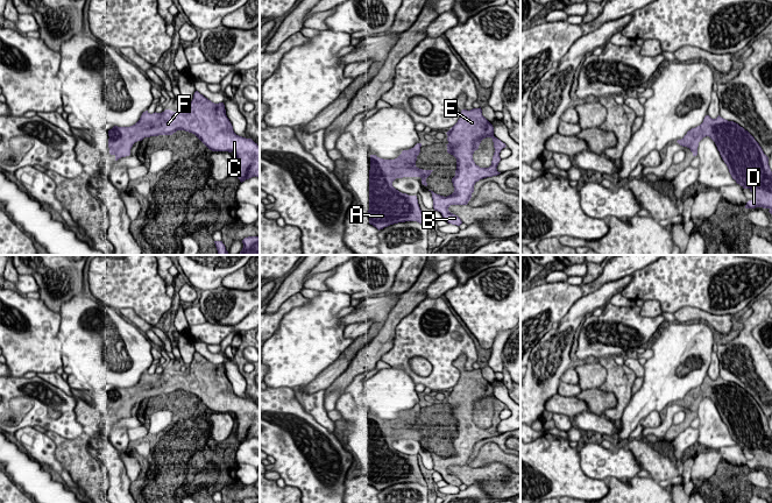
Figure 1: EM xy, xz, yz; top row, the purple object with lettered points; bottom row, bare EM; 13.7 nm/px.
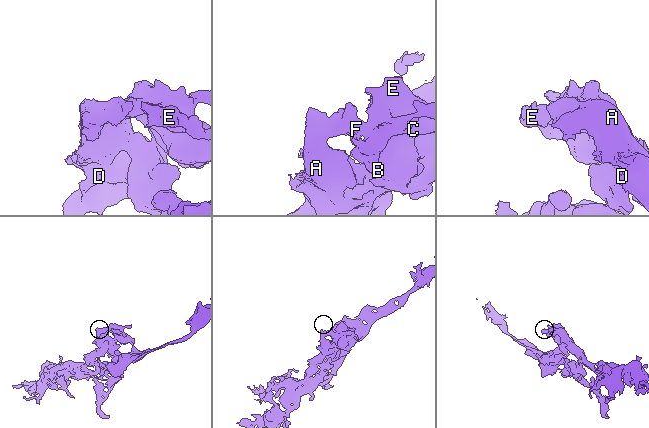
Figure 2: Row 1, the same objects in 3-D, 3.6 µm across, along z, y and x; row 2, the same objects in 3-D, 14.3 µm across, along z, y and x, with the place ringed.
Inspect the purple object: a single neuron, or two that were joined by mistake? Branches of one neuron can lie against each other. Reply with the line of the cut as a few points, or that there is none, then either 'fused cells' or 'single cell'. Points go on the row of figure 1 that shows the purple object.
no cut; single cell

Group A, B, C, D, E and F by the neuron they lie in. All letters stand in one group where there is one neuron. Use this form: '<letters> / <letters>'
A B C D E F

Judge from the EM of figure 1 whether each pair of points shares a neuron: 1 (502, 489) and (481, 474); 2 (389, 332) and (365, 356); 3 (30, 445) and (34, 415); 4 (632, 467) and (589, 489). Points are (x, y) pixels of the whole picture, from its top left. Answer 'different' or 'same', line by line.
1: same
2: same
3: different
4: different

